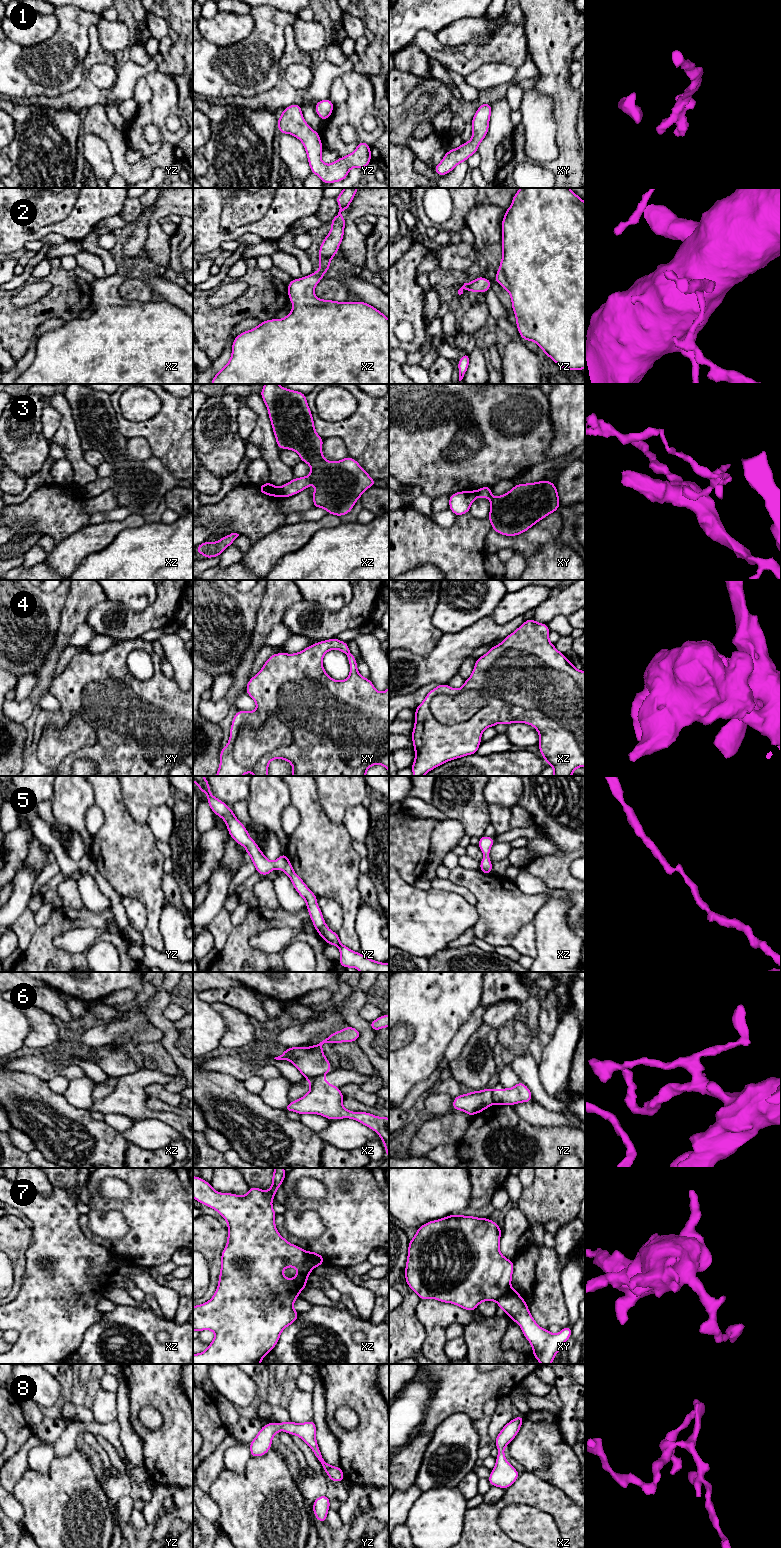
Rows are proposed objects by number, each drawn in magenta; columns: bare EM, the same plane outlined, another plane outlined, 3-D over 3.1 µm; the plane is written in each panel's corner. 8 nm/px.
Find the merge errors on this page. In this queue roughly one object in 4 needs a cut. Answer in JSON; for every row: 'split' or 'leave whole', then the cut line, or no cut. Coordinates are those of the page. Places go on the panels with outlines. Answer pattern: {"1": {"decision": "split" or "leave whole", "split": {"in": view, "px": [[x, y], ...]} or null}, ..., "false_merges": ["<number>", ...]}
{"1": {"decision": "leave whole", "split": null}, "2": {"decision": "leave whole", "split": null}, "3": {"decision": "split", "split": {"in": "xz", "px": [[278, 488], [280, 495]]}}, "4": {"decision": "split", "split": {"in": "xy", "px": [[273, 713], [258, 726], [238, 731], [233, 757], [247, 771]]}}, "5": {"decision": "leave whole", "split": null}, "6": {"decision": "split", "split": {"in": "xz", "px": [[323, 1074], [308, 1081]]}}, "7": {"decision": "split", "split": {"in": "xz", "px": [[306, 1252], [308, 1264], [312, 1268]]}}, "8": {"decision": "leave whole", "split": null}, "false_merges": ["3", "4", "6", "7"]}

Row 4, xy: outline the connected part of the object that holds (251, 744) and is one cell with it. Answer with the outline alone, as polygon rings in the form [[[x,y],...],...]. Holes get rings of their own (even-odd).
[[[274,714],[254,728],[242,726],[233,746],[236,762],[248,772],[253,772],[259,759],[265,754],[292,743],[292,730]]]

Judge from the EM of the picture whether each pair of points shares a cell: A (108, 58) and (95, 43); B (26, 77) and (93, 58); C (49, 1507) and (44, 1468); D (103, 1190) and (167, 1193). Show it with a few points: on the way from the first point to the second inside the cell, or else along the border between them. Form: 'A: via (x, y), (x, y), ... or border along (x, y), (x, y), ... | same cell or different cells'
A: via (104, 54), (97, 47) | same cell
B: border along (89, 38), (89, 48), (83, 62), (83, 69) | different cells
C: border along (55, 1457), (47, 1473), (39, 1473), (29, 1468) | different cells
D: border along (129, 1184), (130, 1191), (127, 1197), (108, 1199) | different cells

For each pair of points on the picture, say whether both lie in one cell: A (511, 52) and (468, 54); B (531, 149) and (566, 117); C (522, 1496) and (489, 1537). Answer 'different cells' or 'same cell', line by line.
A: same cell
B: different cells
C: same cell

